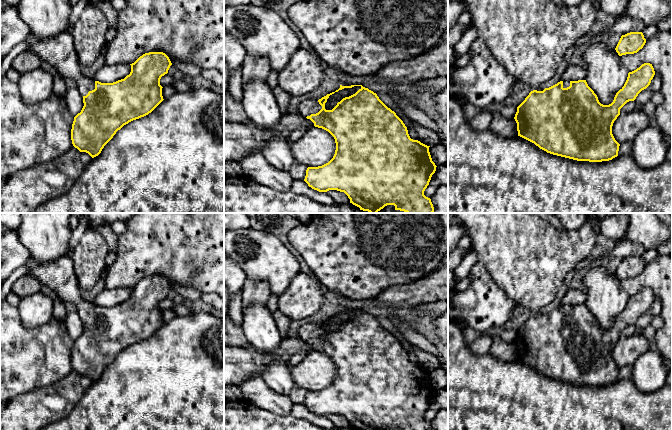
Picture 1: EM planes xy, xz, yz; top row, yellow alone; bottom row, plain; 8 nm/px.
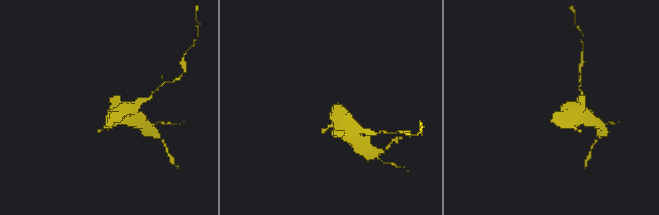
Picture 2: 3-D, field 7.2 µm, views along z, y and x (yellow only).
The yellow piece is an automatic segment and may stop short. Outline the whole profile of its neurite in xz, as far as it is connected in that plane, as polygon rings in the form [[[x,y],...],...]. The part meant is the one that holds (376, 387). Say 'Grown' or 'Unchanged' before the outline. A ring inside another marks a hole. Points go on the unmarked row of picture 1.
Grown. [[[340,309],[340,312],[336,314],[335,316],[332,316],[330,318],[327,318],[326,320],[322,321],[318,325],[316,324],[304,324],[301,327],[299,327],[296,331],[298,338],[300,338],[303,341],[306,341],[307,343],[310,343],[315,351],[322,352],[326,355],[328,355],[335,363],[336,367],[336,374],[333,382],[326,388],[318,391],[308,391],[306,394],[306,400],[304,405],[308,408],[309,411],[311,411],[314,414],[317,414],[319,416],[327,416],[329,414],[337,414],[340,416],[344,416],[348,422],[350,423],[350,427],[352,427],[355,430],[387,430],[387,429],[394,429],[394,430],[433,430],[431,423],[426,421],[424,419],[424,415],[429,409],[429,406],[431,404],[432,399],[436,395],[436,389],[432,385],[429,371],[423,367],[421,367],[418,364],[413,364],[410,362],[408,358],[407,351],[403,347],[403,345],[396,339],[394,335],[392,335],[390,332],[388,332],[377,320],[376,317],[369,314],[368,312],[363,311],[362,309],[351,309],[351,310],[342,310]],[[354,310],[360,310],[361,312],[353,319],[349,321],[343,322],[340,326],[337,327],[337,329],[332,334],[326,334],[325,333],[325,327],[327,326],[327,323],[330,319],[334,318],[335,316],[338,316],[339,314],[342,314],[344,312],[352,312]]]

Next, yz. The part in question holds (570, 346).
Grown. [[[644,287],[629,296],[624,310],[616,317],[609,329],[599,326],[597,319],[586,304],[560,305],[543,315],[533,314],[517,331],[515,345],[518,360],[534,367],[547,377],[589,386],[609,385],[618,380],[620,368],[612,358],[614,345],[620,333],[646,313],[655,299],[650,287]]]

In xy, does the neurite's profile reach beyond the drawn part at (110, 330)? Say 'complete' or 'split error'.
split error

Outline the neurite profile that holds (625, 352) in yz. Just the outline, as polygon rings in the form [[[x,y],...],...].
[[[642,334],[620,337],[613,347],[612,358],[619,368],[632,366],[637,358],[649,349],[649,342]]]

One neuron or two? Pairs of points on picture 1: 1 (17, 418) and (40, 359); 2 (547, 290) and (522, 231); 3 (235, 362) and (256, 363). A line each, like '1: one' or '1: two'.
1: two
2: one
3: one

